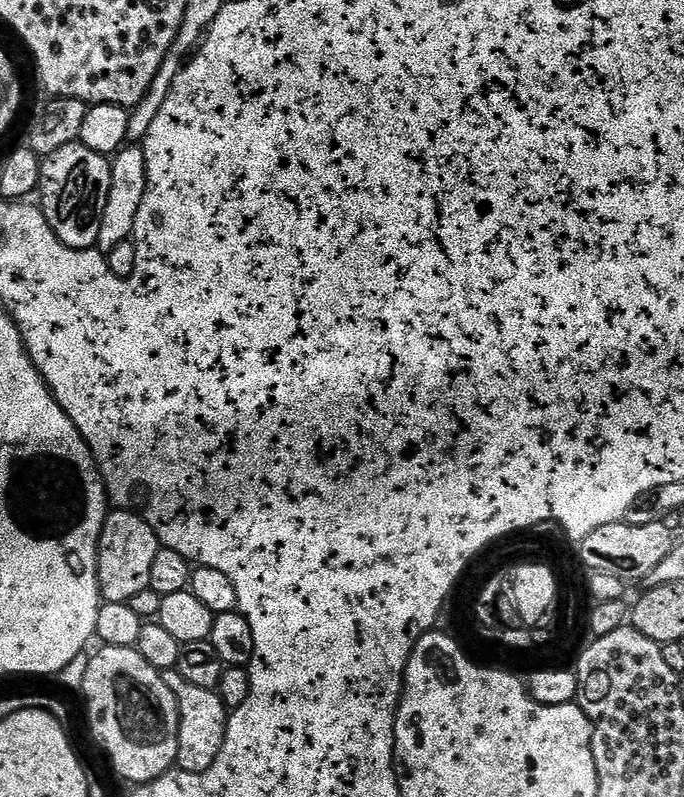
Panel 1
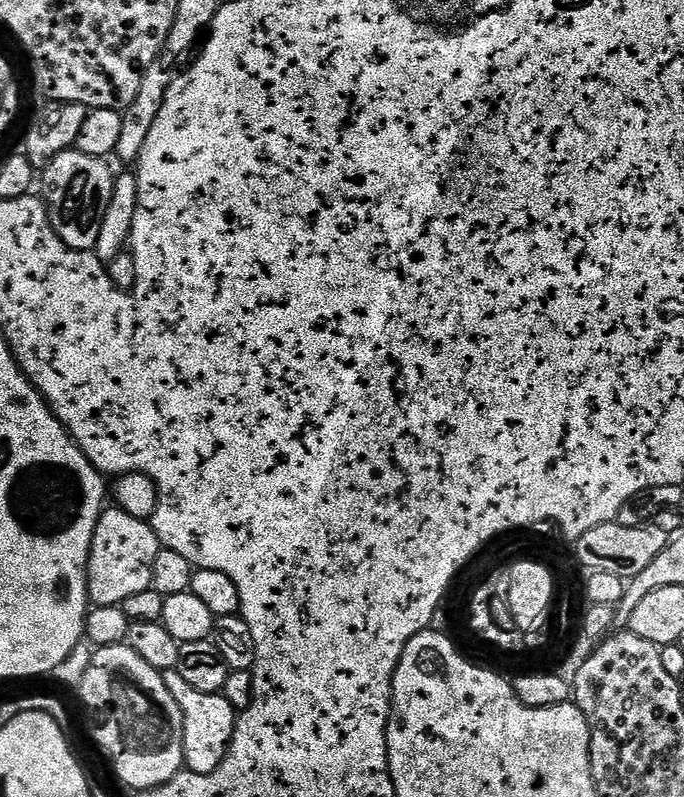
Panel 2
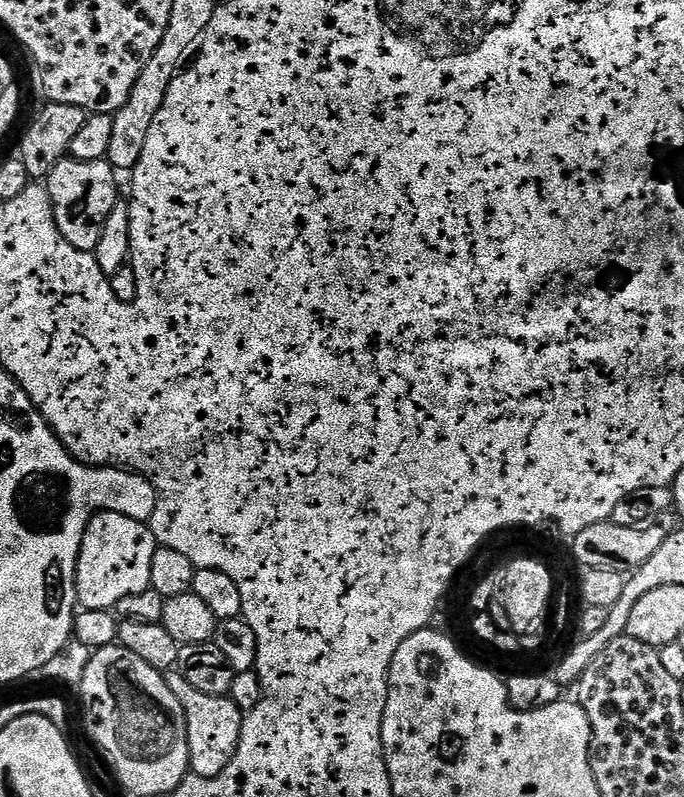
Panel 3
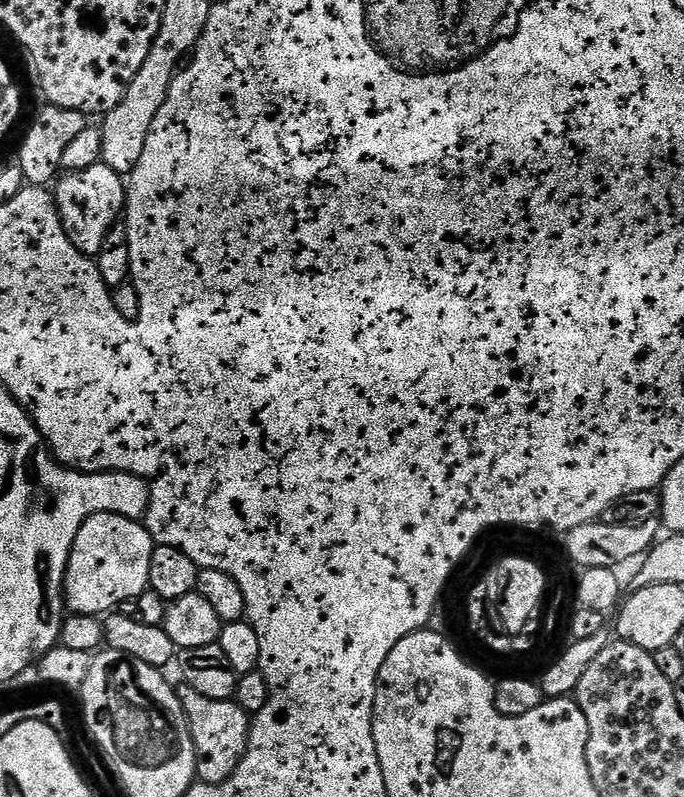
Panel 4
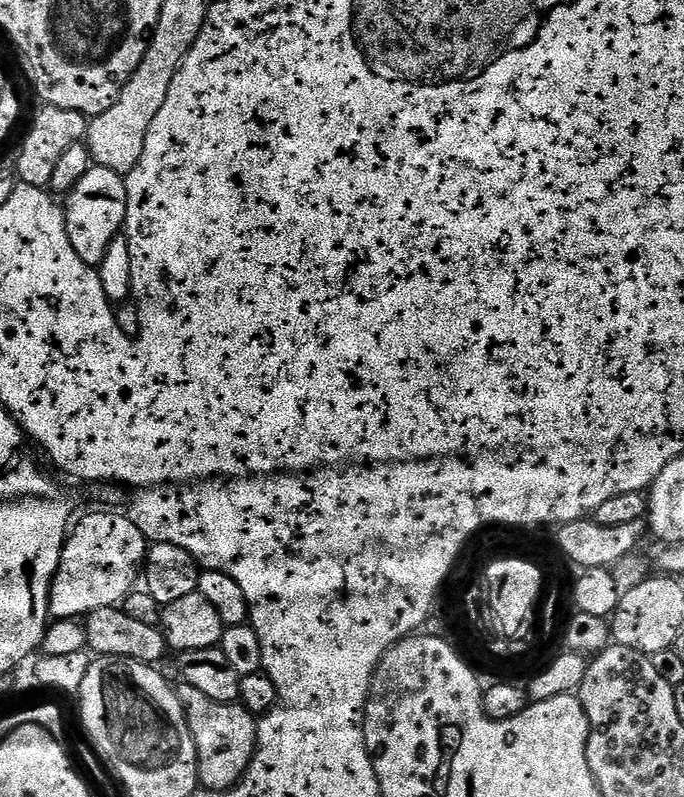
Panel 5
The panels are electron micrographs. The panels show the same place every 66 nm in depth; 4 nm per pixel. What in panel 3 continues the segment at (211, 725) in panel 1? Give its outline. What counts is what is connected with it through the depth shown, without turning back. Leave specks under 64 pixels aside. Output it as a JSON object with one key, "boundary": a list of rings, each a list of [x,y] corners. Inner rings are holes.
{"boundary":[[[178,670],[167,673],[166,679],[170,690],[174,690],[174,698],[182,702],[182,710],[186,714],[191,775],[214,778],[222,774],[238,750],[245,713],[228,696],[211,696],[194,690],[194,686],[190,686],[190,682],[186,682]]]}

